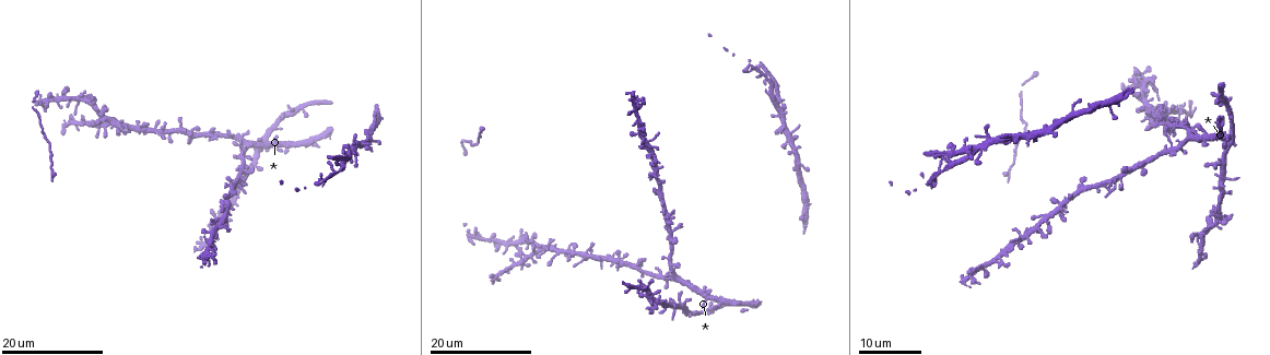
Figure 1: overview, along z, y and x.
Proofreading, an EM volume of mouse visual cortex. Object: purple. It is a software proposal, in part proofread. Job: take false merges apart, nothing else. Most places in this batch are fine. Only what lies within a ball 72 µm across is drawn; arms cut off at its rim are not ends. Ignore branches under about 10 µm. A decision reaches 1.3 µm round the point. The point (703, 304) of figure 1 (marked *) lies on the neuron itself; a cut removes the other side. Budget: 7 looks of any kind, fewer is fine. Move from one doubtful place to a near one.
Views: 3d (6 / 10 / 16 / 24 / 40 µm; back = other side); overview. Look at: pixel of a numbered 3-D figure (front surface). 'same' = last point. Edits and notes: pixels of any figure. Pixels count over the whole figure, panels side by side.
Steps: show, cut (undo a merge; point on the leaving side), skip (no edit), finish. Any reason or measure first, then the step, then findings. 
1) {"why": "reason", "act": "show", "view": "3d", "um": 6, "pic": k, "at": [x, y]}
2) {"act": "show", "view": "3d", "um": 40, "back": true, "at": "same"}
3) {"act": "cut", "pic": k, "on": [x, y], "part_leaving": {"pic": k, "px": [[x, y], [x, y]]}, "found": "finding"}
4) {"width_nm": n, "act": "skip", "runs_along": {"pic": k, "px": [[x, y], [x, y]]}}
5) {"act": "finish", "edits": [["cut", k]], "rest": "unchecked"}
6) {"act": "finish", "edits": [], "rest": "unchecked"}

{"why": "a fork", "act": "show", "view": "3d", "um": 24, "pic": 1, "at": [675, 279]}

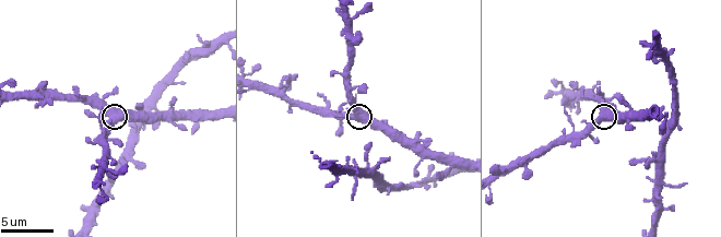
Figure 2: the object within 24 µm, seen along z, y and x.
{"why": "zoom in", "act": "show", "view": "3d", "um": 6, "pic": 2, "at": [354, 115]}

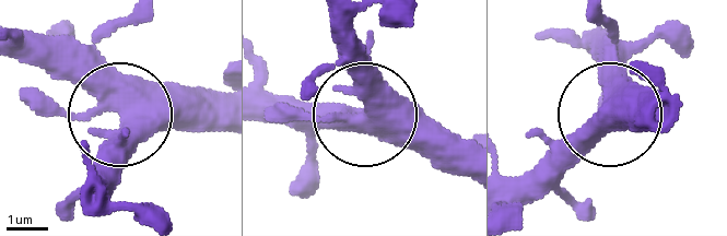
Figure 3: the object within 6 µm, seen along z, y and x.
{"why": "other side", "act": "show", "view": "3d", "um": 6, "back": true, "pic": 3, "at": [122, 116]}

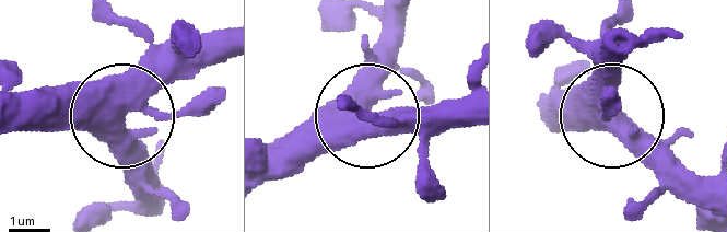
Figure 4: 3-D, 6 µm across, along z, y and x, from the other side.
{"side_arm_um": 50, "act": "skip", "runs_along": {"pic": 4, "px": [[23, 106], [106, 109], [135, 186]]}, "found": "one neuron here"}

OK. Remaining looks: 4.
{"act": "show", "view": "3d", "um": 16, "pic": 1, "at": [540, 251]}

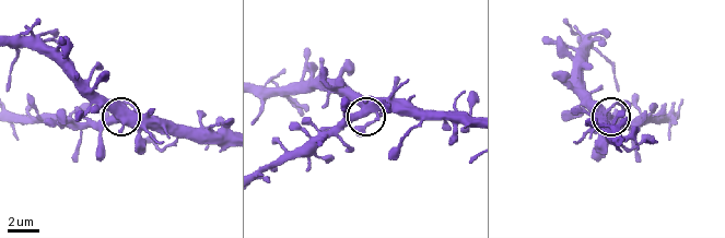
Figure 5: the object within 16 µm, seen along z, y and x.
{"act": "show", "view": "3d", "um": 10, "pic": 5, "at": [360, 113]}

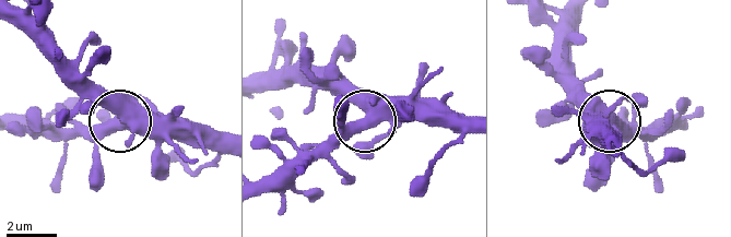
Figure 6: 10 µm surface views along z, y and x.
{"side_arm_um": 14, "act": "skip", "runs_along": {"pic": 6, "px": [[464, 128], [377, 115], [352, 128], [322, 156]]}, "found": "all the same neuron"}

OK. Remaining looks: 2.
{"why": "narrows sharply", "act": "show", "view": "3d", "um": 16, "pic": 1, "at": [70, 101]}

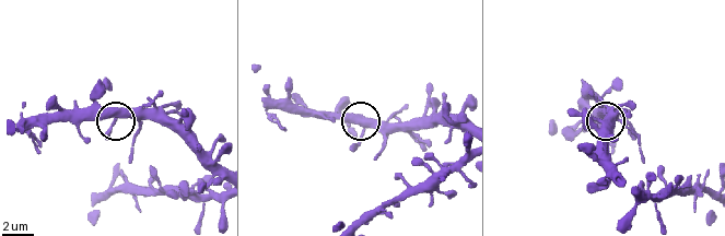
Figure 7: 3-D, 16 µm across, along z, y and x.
{"act": "show", "view": "3d", "um": 10, "pic": 7, "at": [111, 117]}

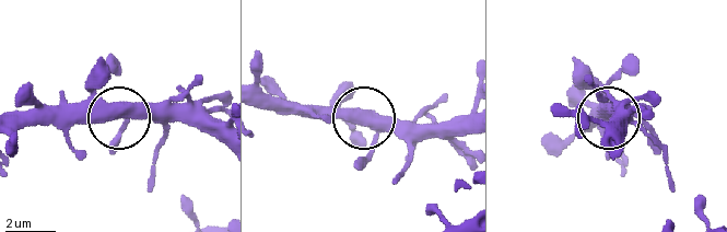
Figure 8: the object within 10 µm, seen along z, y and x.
{"act": "skip", "runs_along": {"pic": 8, "px": [[466, 127], [385, 127], [360, 115], [280, 115]]}, "found": "one neuron here"}

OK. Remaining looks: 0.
{"act": "finish", "edits": [], "rest": "unchecked"}

